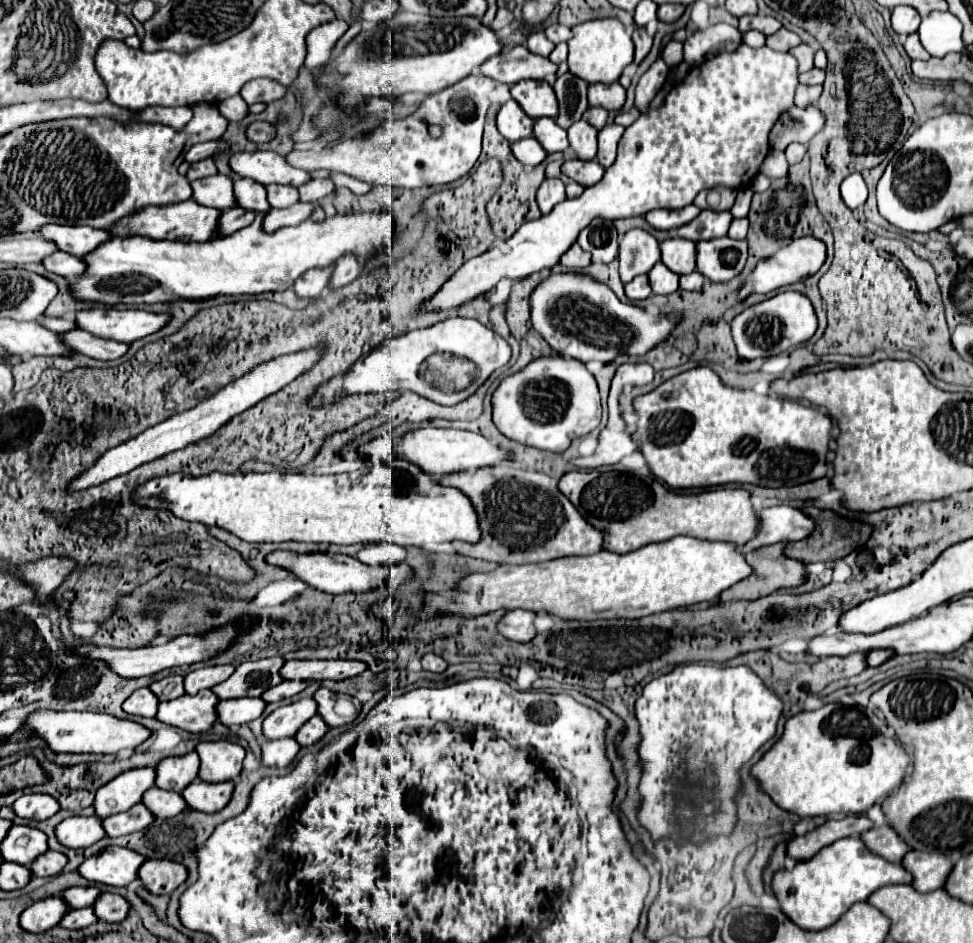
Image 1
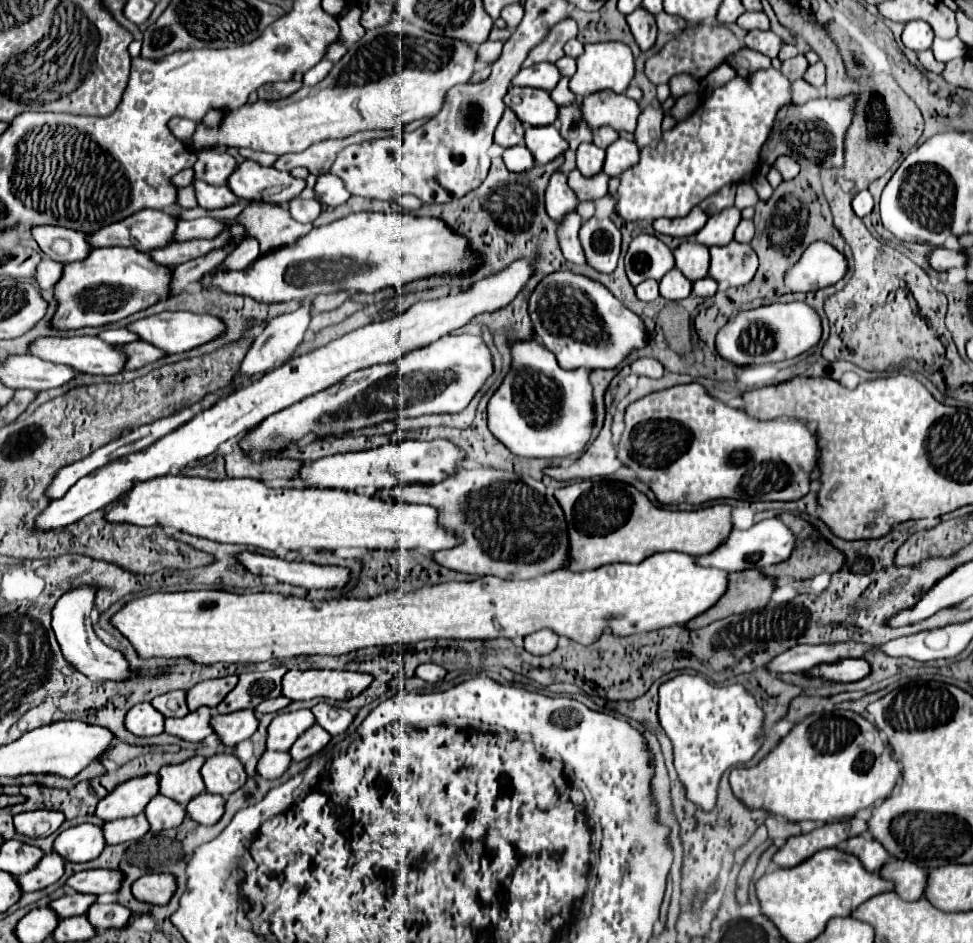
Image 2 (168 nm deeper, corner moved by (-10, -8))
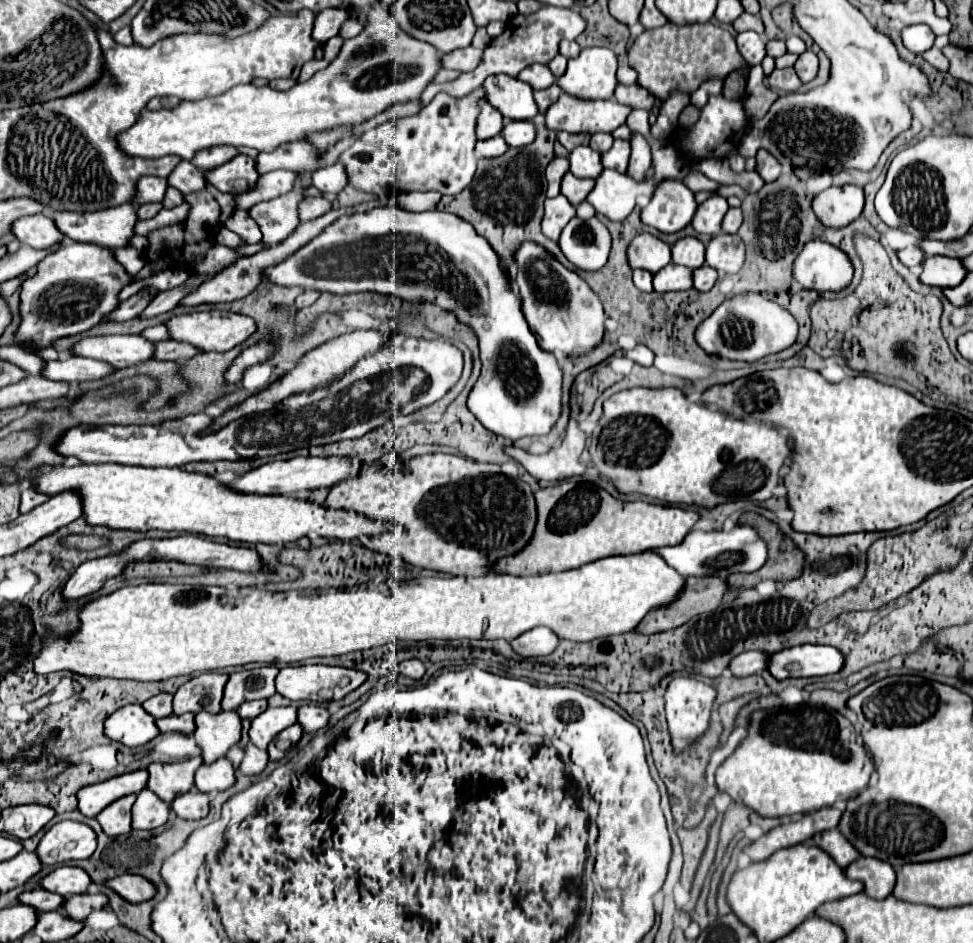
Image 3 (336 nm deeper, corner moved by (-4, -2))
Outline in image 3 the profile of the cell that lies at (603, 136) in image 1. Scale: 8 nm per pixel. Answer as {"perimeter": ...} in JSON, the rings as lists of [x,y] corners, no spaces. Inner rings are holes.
{"perimeter":[[[614,140],[614,146],[602,156],[602,164],[604,164],[604,168],[626,172],[628,158],[630,158],[630,142],[628,140]]]}

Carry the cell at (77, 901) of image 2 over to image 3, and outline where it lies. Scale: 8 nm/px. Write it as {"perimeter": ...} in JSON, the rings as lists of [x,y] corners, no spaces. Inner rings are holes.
{"perimeter":[[[36,888],[36,890],[30,890],[30,892],[22,892],[18,896],[18,902],[32,906],[38,912],[48,912],[48,910],[58,910],[62,906],[64,898],[56,896],[52,892],[46,892],[42,888]]]}

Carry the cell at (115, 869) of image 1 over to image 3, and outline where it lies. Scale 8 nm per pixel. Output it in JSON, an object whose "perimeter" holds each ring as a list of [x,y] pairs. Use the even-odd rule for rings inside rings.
{"perimeter":[[[60,866],[54,872],[50,872],[48,876],[44,876],[38,886],[60,894],[60,896],[74,896],[74,894],[84,894],[90,886],[90,876],[86,876],[86,872],[82,868],[76,866]]]}

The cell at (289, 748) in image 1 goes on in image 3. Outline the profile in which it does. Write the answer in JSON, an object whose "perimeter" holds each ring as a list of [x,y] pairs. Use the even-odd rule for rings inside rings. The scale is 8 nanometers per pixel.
{"perimeter":[[[248,744],[244,748],[244,758],[242,758],[238,770],[244,774],[250,774],[250,776],[256,776],[266,768],[266,764],[268,764],[268,752],[256,748],[254,744]]]}

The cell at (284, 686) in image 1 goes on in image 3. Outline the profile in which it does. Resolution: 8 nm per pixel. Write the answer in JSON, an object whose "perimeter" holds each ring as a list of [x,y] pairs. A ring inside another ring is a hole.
{"perimeter":[[[252,700],[252,702],[246,702],[246,704],[242,704],[240,708],[238,708],[238,716],[242,718],[242,720],[252,720],[252,718],[256,718],[260,712],[264,712],[266,710],[266,700]]]}

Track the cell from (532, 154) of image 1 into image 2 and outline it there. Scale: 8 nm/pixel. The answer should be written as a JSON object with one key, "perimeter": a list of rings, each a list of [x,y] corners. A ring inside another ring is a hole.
{"perimeter":[[[512,146],[504,152],[504,164],[508,170],[512,172],[524,172],[530,170],[532,166],[536,166],[532,152],[526,146]]]}

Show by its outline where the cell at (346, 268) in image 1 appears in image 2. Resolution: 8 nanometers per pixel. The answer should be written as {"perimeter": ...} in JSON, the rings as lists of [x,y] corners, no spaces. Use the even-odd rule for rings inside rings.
{"perimeter":[[[342,290],[342,292],[334,292],[334,294],[328,294],[328,296],[316,296],[316,310],[318,310],[318,312],[334,310],[334,308],[338,308],[348,296],[350,296],[350,292],[346,292],[346,290]]]}

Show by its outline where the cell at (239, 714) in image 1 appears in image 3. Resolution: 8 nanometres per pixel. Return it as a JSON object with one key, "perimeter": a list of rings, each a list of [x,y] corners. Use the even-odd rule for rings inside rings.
{"perimeter":[[[200,712],[196,716],[194,740],[202,750],[204,764],[212,764],[226,756],[226,752],[240,740],[240,730],[242,726],[236,712]]]}

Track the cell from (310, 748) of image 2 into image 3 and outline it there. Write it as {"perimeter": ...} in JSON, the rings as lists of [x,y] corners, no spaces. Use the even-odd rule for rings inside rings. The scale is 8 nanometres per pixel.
{"perimeter":[[[298,724],[282,730],[282,732],[272,740],[272,744],[268,746],[268,756],[270,756],[270,760],[280,760],[280,758],[284,758],[286,752],[288,752],[292,746],[296,746],[296,742],[298,742],[300,738],[302,738],[302,726],[298,726]]]}

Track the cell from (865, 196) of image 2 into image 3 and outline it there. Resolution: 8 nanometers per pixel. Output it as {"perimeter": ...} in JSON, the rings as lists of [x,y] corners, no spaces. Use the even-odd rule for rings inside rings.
{"perimeter":[[[852,184],[826,188],[812,198],[812,210],[818,222],[828,228],[844,228],[854,222],[864,208],[864,190]]]}

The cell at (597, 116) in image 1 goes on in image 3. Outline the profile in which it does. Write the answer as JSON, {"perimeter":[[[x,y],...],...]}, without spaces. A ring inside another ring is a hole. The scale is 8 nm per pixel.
{"perimeter":[[[600,132],[600,134],[592,134],[590,148],[594,148],[594,150],[596,150],[596,152],[600,152],[600,154],[604,154],[604,152],[608,152],[608,150],[610,150],[612,142],[614,142],[612,134],[604,134],[604,132]]]}

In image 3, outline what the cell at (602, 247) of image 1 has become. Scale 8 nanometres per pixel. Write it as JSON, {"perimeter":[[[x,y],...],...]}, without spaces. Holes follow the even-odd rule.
{"perimeter":[[[594,216],[590,220],[572,218],[558,240],[564,256],[580,270],[600,270],[610,252],[610,232]]]}

